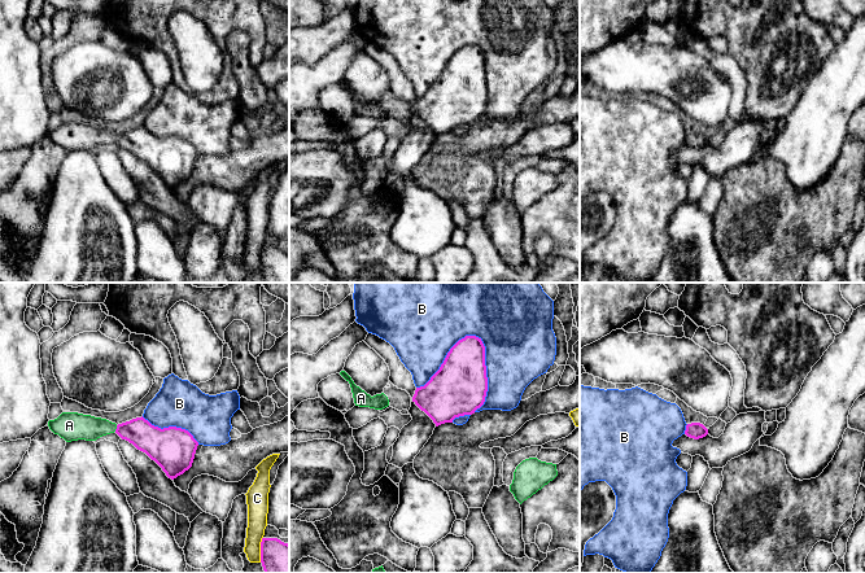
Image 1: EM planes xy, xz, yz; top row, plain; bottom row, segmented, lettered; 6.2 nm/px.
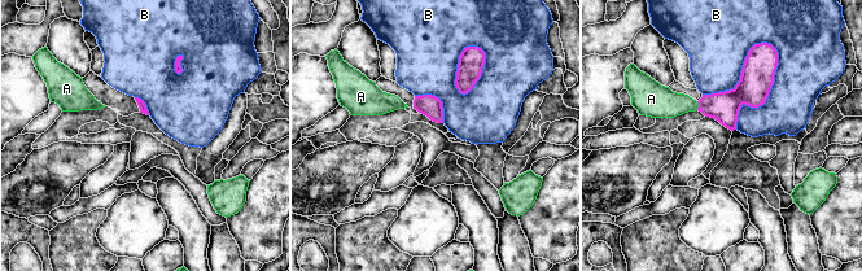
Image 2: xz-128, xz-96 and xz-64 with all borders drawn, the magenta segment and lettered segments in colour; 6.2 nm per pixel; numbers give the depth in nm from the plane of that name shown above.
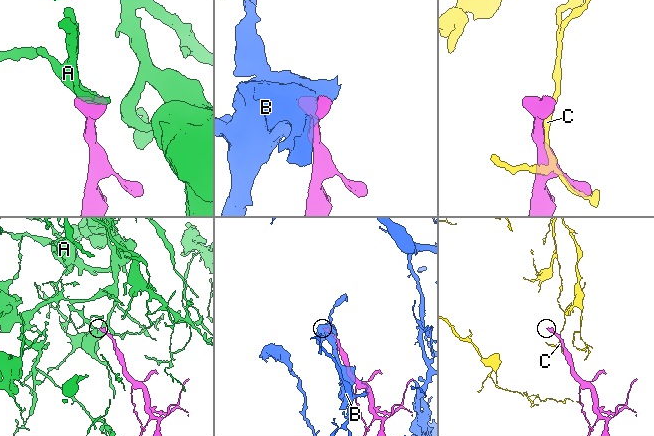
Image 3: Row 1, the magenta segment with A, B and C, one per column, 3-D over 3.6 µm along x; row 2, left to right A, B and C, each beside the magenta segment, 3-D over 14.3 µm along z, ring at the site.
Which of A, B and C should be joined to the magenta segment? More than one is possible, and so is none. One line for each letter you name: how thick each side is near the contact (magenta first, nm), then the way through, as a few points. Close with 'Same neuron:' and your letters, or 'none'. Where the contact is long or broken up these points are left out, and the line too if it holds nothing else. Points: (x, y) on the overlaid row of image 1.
A: Thickness 180 nm (magenta) against 160 nm. Path across: xy (153, 441), (138, 431), (117, 428), (77, 425)
Same neuron: A

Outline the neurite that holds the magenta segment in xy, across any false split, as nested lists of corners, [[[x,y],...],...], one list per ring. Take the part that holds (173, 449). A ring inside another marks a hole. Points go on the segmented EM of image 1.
[[[62,412],[48,421],[49,429],[66,442],[97,438],[117,433],[154,460],[171,480],[192,467],[198,442],[182,428],[158,428],[143,416],[115,424],[106,419],[78,412]]]

